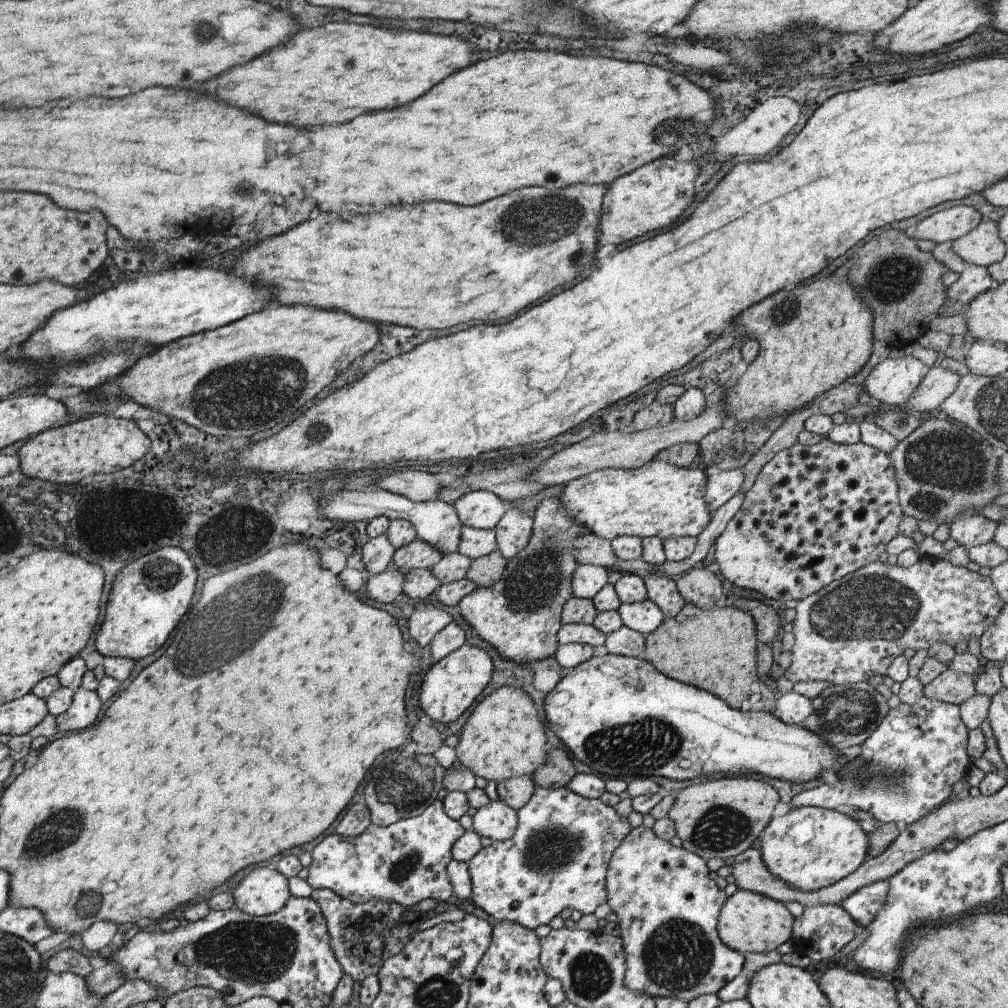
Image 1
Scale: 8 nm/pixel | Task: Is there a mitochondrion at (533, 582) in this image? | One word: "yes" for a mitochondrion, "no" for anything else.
yes

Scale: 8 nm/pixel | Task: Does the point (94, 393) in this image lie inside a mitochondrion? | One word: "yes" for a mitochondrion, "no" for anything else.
no

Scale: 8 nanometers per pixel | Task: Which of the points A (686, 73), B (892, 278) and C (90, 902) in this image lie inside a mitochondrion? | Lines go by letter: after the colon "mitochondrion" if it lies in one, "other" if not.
A: other
B: mitochondrion
C: mitochondrion

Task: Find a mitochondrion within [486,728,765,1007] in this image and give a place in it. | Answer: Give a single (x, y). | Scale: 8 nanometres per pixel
(676, 957)

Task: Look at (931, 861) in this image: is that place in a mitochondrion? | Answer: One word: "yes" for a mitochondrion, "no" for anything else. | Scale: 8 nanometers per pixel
no

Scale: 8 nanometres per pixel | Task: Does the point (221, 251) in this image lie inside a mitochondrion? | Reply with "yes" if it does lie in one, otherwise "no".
no

